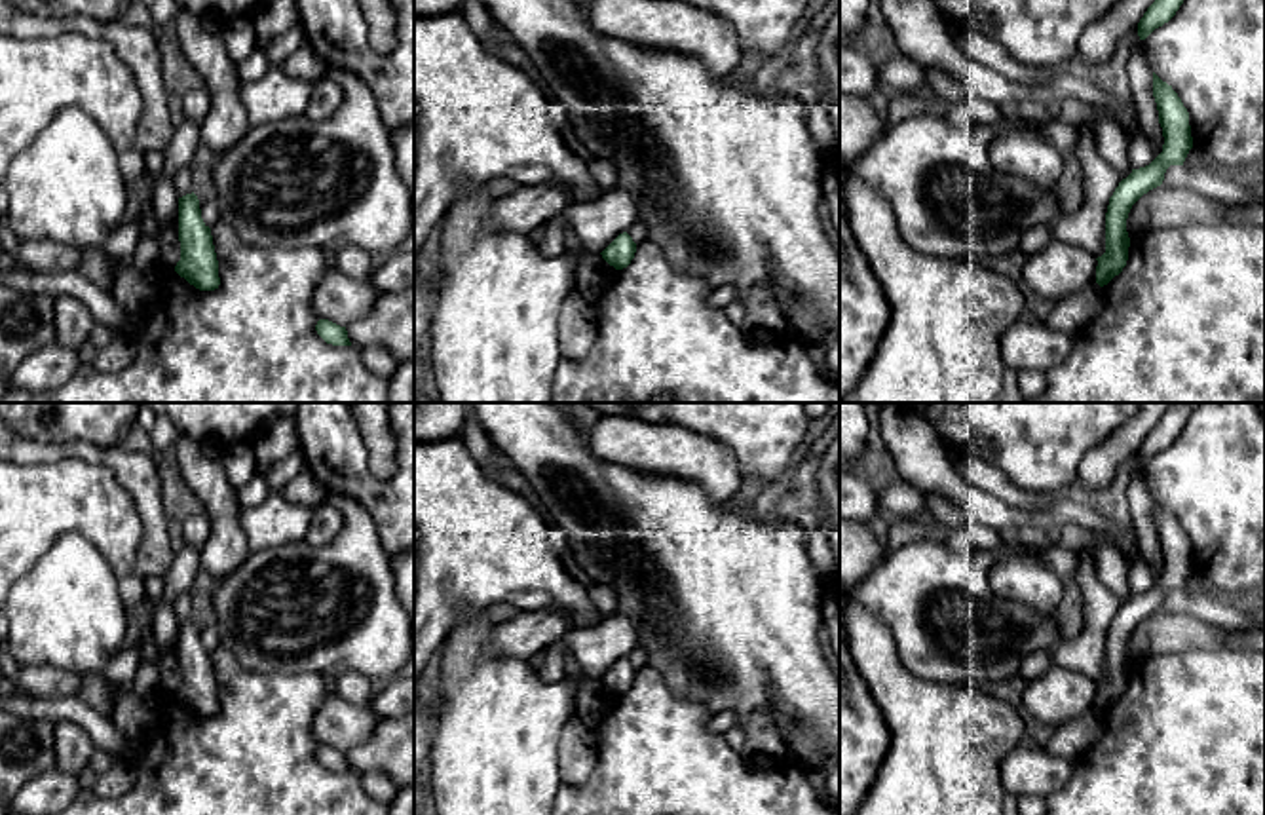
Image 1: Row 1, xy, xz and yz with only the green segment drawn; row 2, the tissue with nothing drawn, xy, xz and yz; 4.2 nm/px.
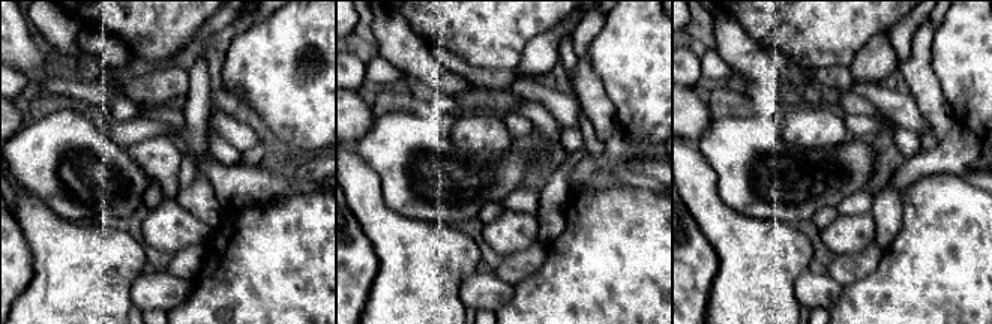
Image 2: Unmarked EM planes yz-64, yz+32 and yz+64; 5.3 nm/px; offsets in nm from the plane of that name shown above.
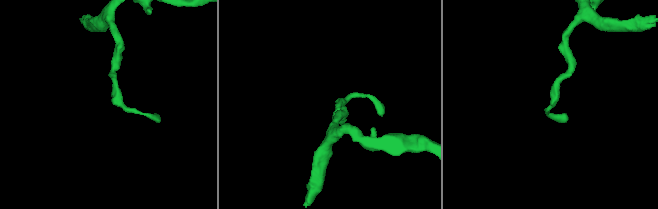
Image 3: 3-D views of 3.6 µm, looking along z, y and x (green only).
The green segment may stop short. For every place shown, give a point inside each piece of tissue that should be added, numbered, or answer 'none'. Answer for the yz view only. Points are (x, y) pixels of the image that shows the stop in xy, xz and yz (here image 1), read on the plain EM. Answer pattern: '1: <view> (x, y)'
none

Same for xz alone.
none

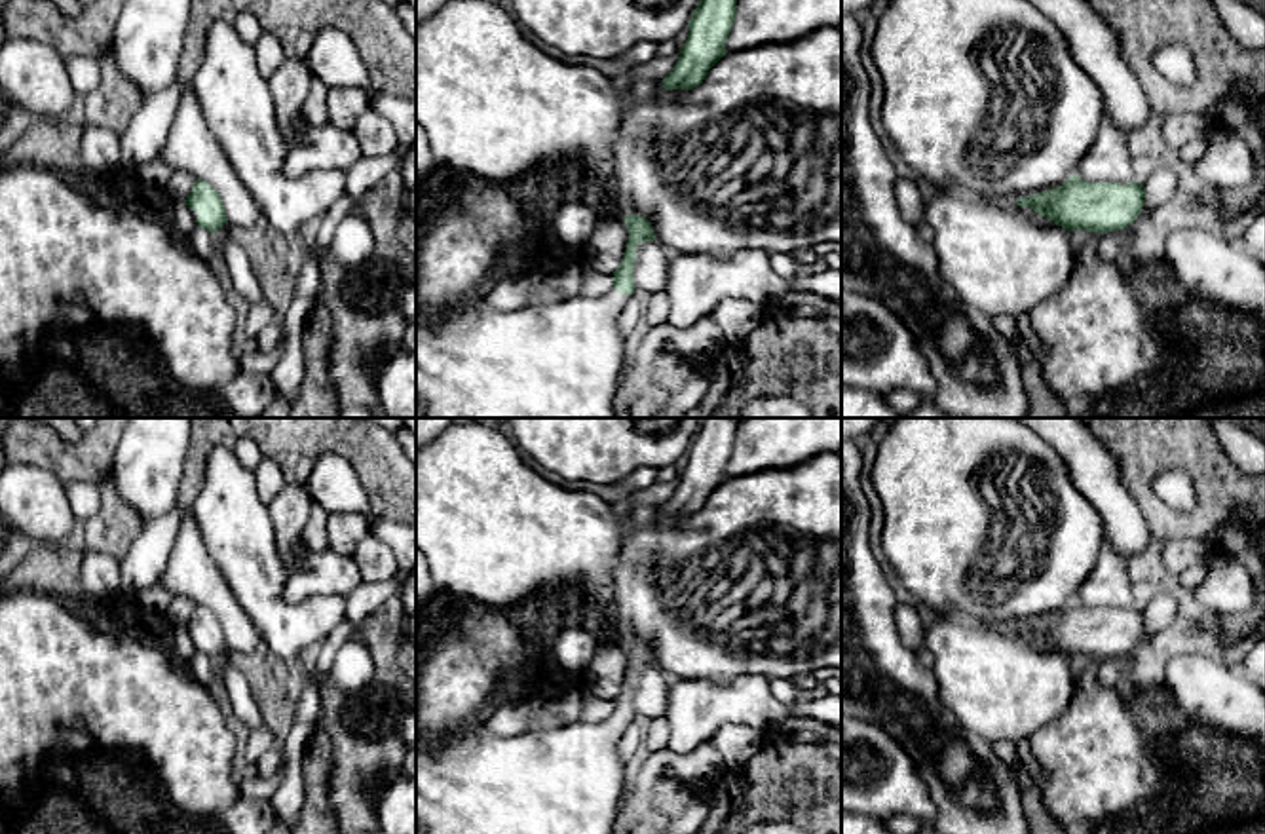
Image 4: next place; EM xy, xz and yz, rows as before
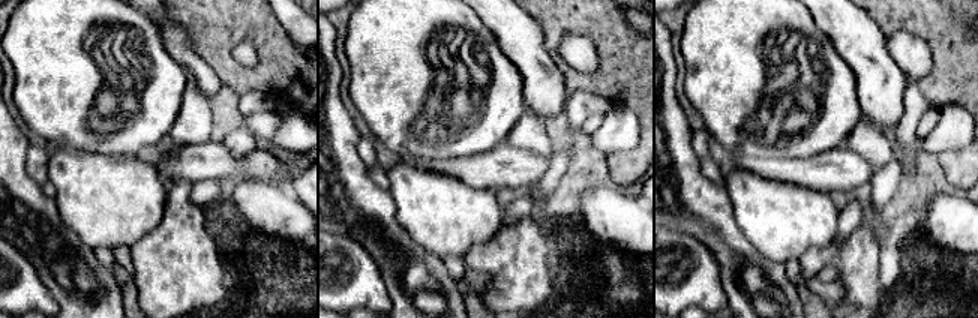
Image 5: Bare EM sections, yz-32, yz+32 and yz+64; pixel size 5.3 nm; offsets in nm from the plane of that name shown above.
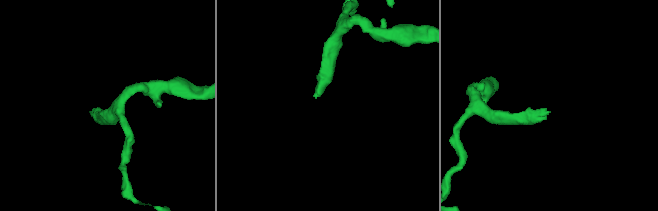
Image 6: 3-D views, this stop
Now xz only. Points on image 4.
1: xz (570, 779)

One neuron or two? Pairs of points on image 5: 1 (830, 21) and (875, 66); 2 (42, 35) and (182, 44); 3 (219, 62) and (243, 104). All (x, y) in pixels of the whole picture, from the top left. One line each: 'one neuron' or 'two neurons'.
1: one neuron
2: two neurons
3: two neurons

